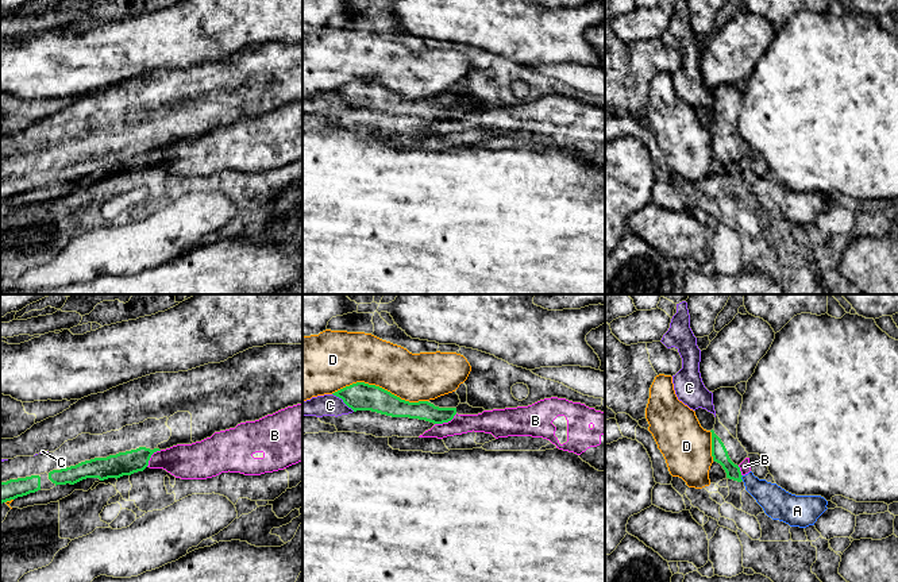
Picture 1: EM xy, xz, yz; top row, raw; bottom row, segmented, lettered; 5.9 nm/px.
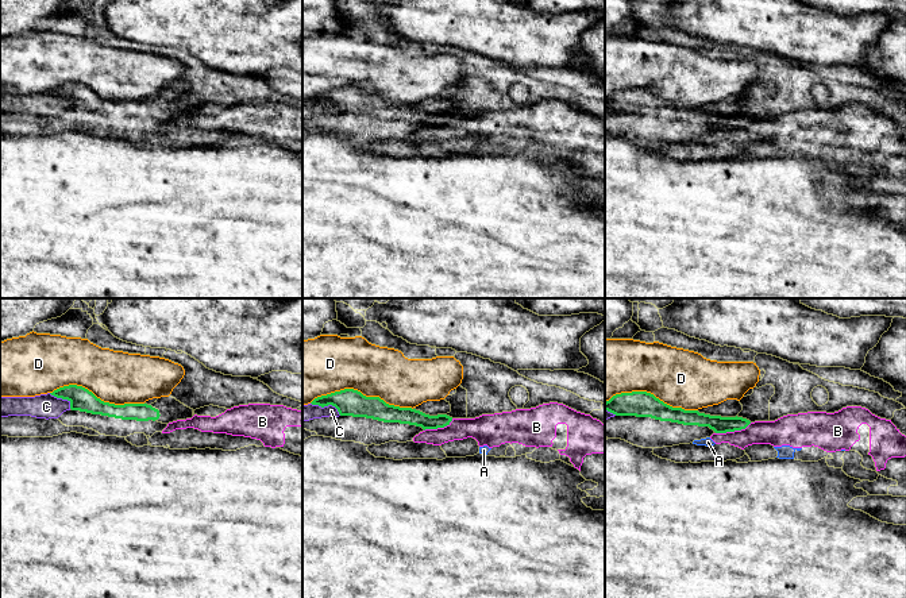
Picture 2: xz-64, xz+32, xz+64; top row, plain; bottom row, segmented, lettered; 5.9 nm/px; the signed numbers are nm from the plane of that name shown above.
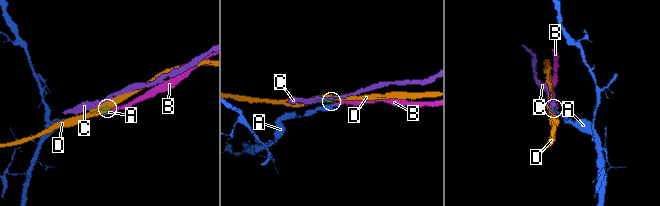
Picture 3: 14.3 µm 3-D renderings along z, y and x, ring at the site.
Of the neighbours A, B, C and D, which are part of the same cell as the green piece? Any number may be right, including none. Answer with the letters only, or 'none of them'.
none of them

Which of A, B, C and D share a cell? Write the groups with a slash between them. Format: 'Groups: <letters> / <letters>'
Groups: A B / C / D

